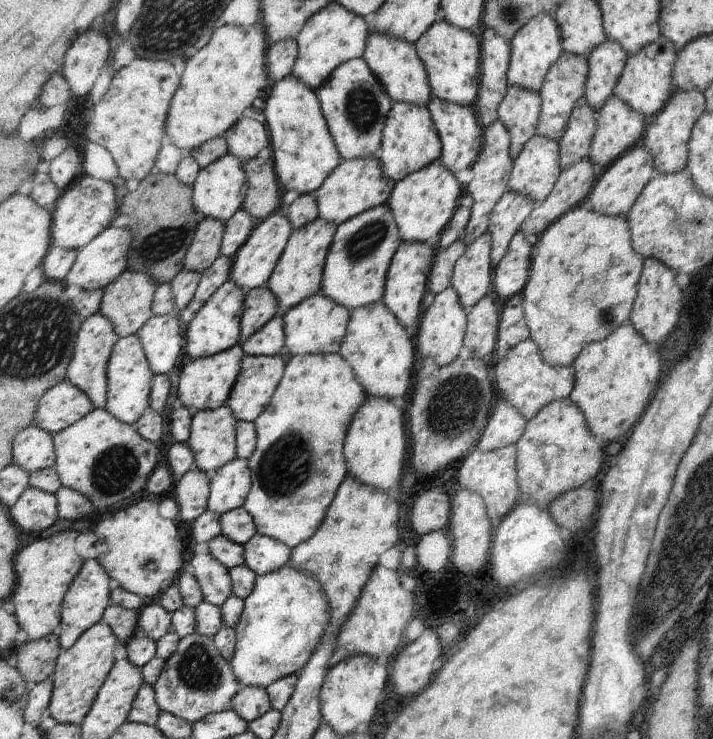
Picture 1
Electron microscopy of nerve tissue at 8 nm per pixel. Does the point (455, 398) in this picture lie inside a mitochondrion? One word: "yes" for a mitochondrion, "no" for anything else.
yes

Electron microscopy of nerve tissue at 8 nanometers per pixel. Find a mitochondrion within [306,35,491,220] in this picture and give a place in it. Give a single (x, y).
(362, 108)

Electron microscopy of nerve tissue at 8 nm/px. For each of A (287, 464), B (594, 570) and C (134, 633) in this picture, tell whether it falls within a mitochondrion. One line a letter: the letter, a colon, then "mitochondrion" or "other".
A: mitochondrion
B: other
C: other

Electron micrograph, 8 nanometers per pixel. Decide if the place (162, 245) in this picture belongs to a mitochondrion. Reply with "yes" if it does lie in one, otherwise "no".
yes

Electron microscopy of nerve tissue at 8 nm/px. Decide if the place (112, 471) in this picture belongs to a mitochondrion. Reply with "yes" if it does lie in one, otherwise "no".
yes

